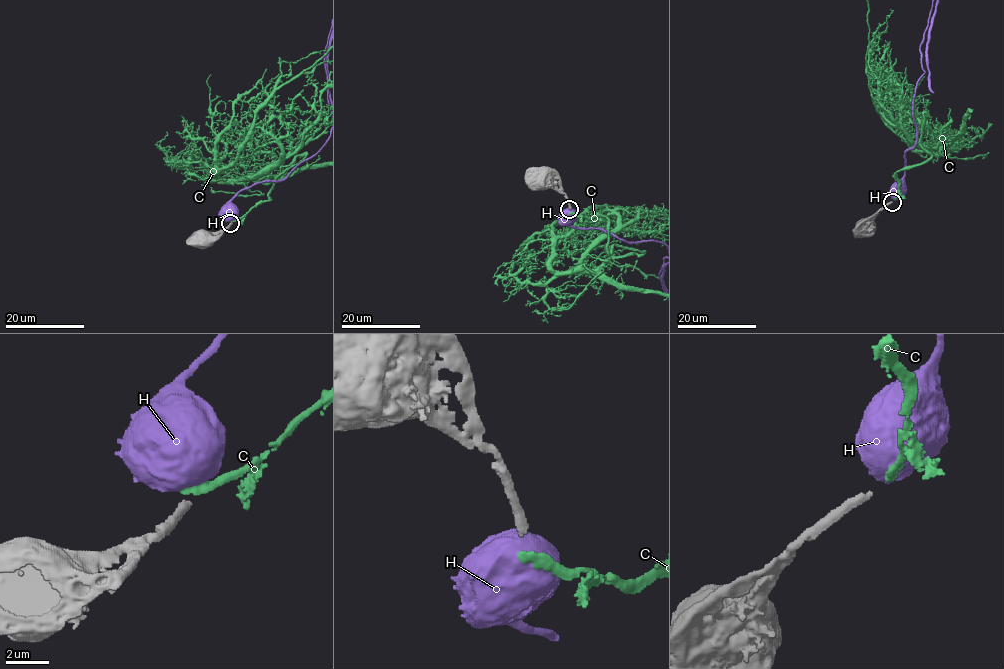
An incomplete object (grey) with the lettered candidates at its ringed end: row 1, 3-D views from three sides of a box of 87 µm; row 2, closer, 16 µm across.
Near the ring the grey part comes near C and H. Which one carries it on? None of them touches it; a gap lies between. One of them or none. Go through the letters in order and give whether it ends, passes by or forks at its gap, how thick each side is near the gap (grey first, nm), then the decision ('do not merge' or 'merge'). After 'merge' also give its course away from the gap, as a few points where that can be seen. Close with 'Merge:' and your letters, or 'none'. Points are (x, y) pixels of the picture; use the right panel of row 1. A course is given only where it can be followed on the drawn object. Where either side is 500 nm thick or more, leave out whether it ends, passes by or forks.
C: it ends | 340/360 nm | merge
H: 340/900 nm | do not merge
Merge: C

